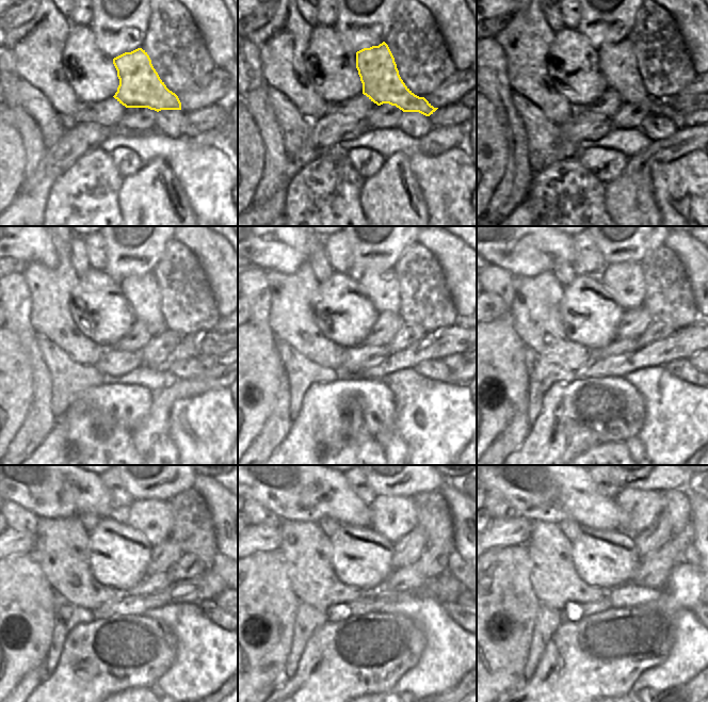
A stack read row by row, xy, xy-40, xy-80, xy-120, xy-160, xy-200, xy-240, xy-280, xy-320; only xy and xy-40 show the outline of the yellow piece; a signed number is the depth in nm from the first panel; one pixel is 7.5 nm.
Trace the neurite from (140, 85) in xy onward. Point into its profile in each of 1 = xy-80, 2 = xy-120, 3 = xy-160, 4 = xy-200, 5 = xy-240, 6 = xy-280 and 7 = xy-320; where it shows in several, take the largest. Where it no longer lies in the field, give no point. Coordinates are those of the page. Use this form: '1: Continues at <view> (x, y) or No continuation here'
1: Continues at xy-80 (617, 63)
2: Continues at xy-120 (142, 292)
3: Continues at xy-160 (381, 286)
4: Continues at xy-200 (625, 281)
5: Continues at xy-240 (153, 517)
6: Continues at xy-280 (392, 516)
7: Continues at xy-320 (643, 507)

